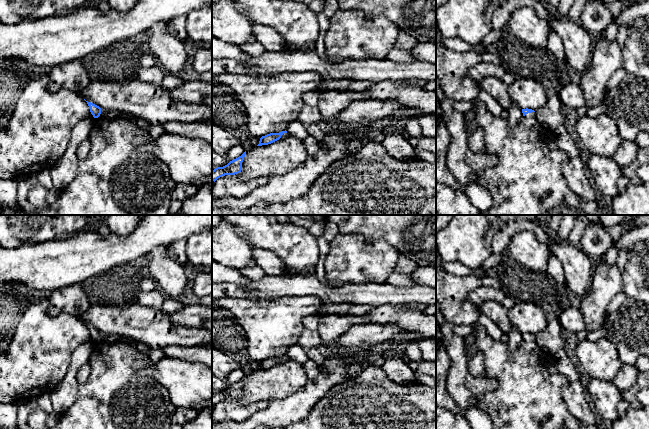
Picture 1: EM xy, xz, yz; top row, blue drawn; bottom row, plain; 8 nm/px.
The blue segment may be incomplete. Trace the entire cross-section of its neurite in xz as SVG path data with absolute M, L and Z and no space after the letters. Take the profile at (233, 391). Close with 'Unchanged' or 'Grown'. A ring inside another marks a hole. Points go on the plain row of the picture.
M246 375L238 382L230 385L223 391L217 391L212 395L212 404L215 406L218 402L225 399L235 399L241 396L242 386L244 384Z. Unchanged

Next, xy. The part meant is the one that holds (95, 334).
M86 326L95 342L88 362L91 371L87 381L78 386L75 403L60 415L59 422L52 429L170 429L177 407L172 403L168 390L152 378L139 374L153 365L148 355L124 342L100 342L101 332Z. Grown

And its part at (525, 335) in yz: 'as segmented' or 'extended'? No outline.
extended

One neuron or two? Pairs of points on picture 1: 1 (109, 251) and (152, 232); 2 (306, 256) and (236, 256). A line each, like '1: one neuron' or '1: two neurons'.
1: one neuron
2: two neurons

